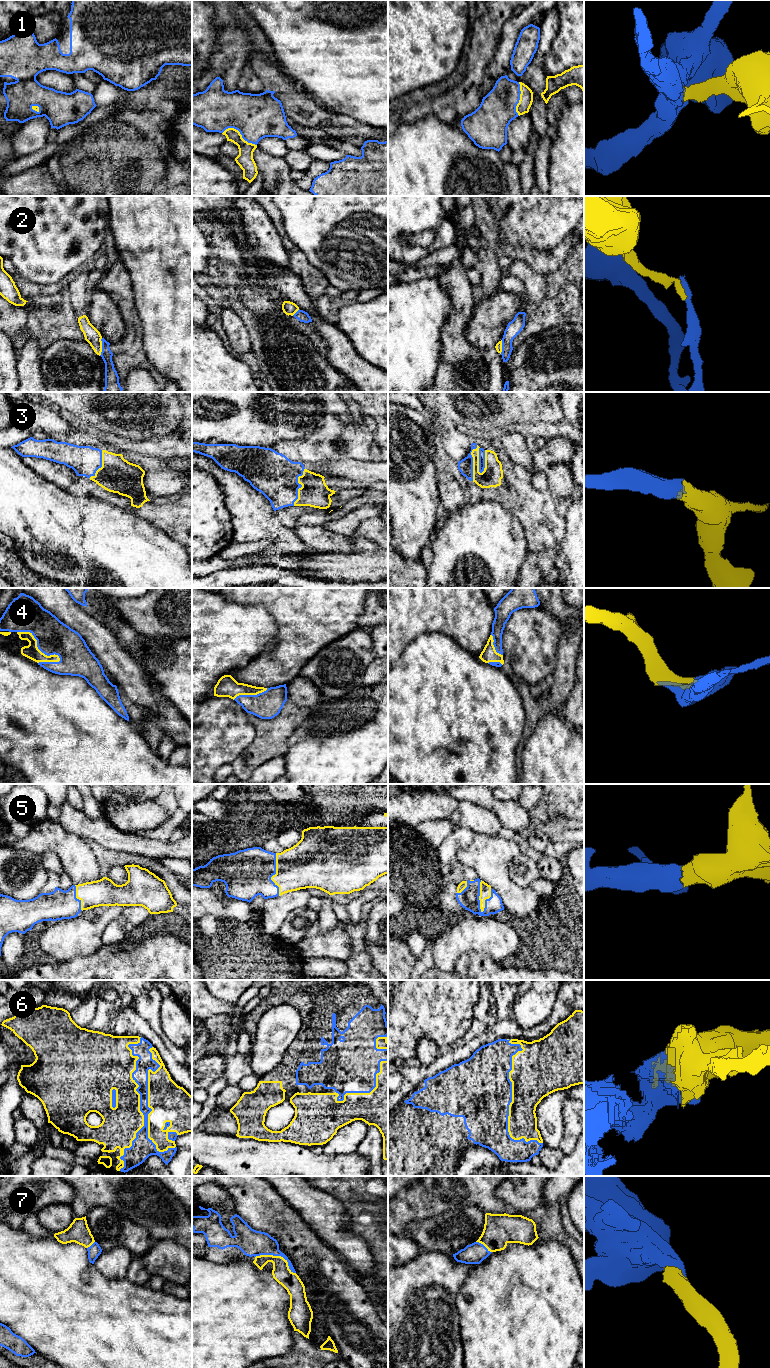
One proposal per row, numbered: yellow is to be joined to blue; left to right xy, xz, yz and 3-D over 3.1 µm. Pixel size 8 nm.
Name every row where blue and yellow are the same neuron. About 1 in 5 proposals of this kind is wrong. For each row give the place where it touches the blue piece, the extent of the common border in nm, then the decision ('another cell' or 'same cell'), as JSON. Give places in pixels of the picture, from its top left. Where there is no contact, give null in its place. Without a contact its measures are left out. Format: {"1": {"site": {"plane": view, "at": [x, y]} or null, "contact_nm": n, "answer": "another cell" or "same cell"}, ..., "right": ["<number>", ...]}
{"1": {"site": {"plane": "xz", "at": [240, 133]}, "contact_nm": 300, "answer": "same cell"}, "2": {"site": {"plane": "xy", "at": [102, 347]}, "contact_nm": 150, "answer": "another cell"}, "3": {"site": {"plane": "yz", "at": [472, 462]}, "contact_nm": 300, "answer": "same cell"}, "4": {"site": {"plane": "xy", "at": [37, 646]}, "contact_nm": 420, "answer": "same cell"}, "5": {"site": {"plane": "yz", "at": [479, 895]}, "contact_nm": 260, "answer": "same cell"}, "6": {"site": {"plane": "xy", "at": [140, 1100]}, "contact_nm": 1100, "answer": "same cell"}, "7": {"site": {"plane": "xz", "at": [277, 1255]}, "contact_nm": 360, "answer": "same cell"}, "right": ["1", "3", "4", "5", "6", "7"]}

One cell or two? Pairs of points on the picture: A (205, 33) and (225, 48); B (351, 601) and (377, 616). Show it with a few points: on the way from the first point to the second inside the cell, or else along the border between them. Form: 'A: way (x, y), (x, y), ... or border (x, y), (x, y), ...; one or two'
A: border (220, 29), (217, 49), (211, 57), (211, 65); two
B: border (366, 598), (364, 610), (358, 618), (357, 629); two

